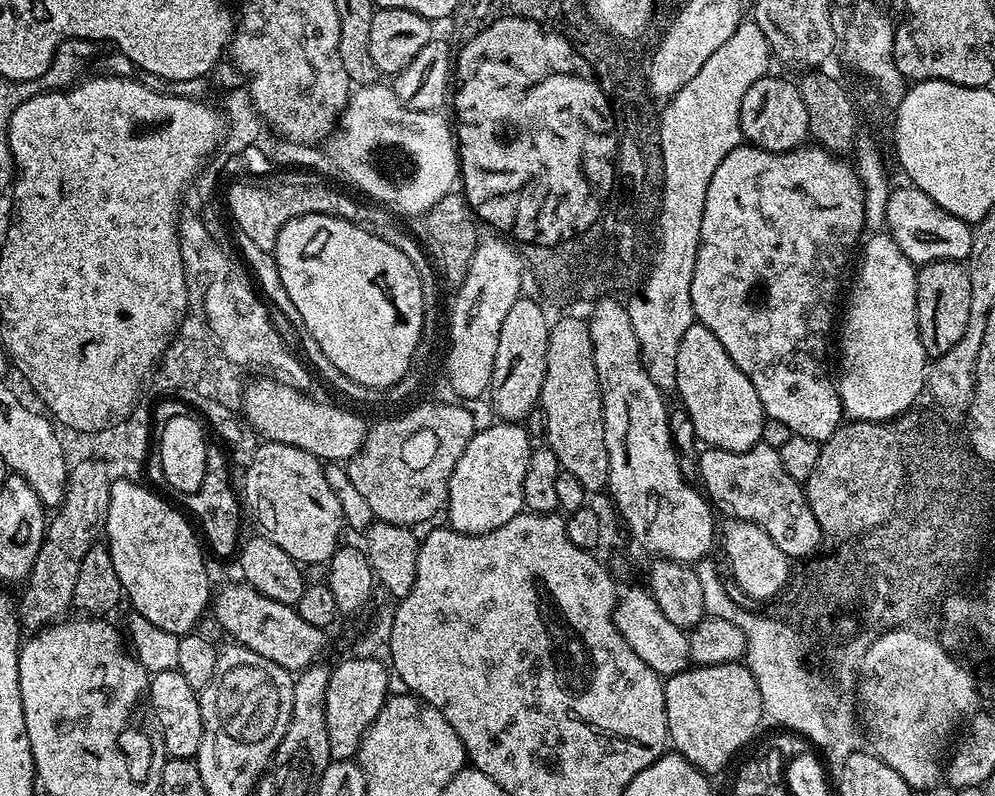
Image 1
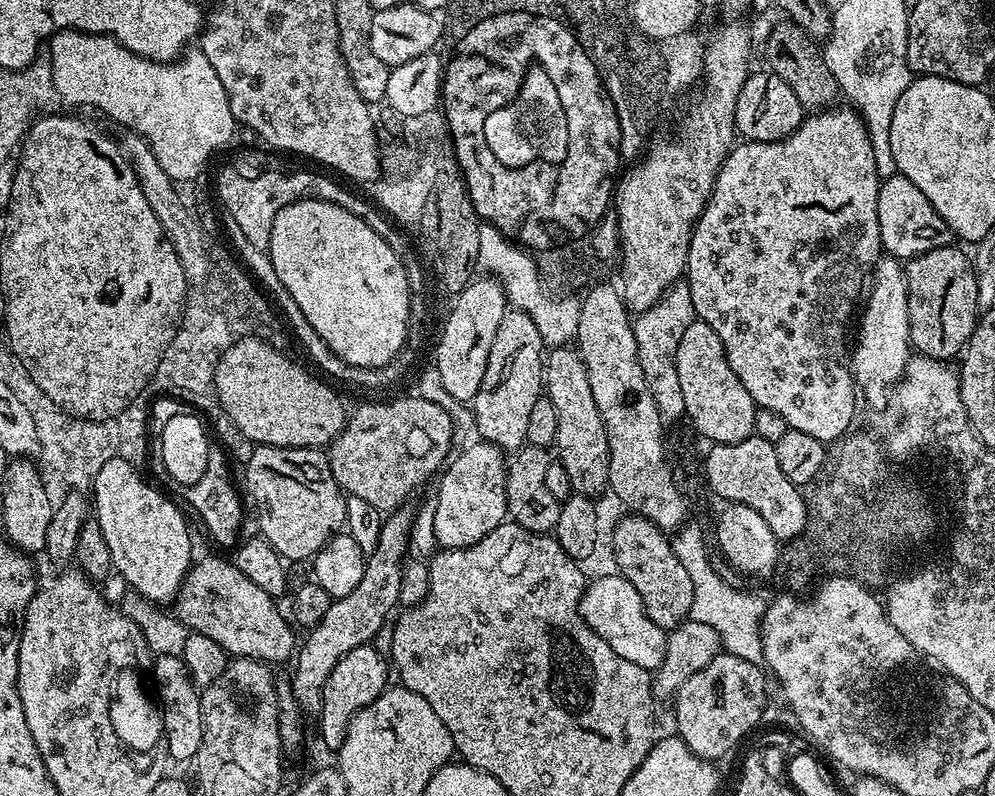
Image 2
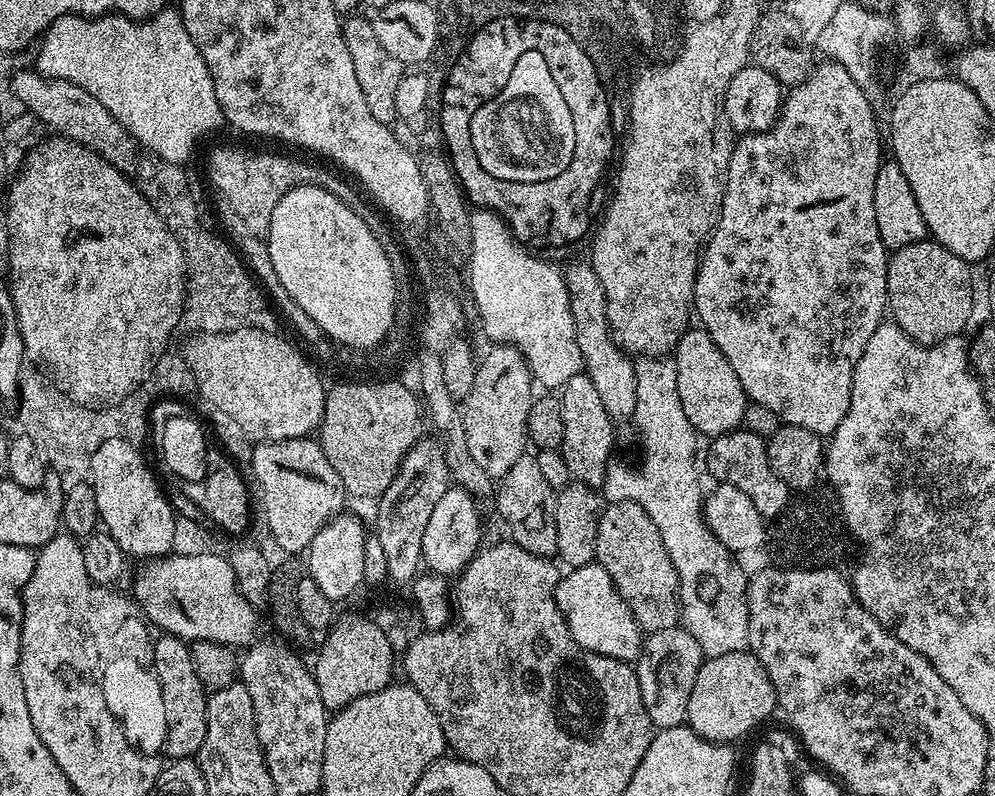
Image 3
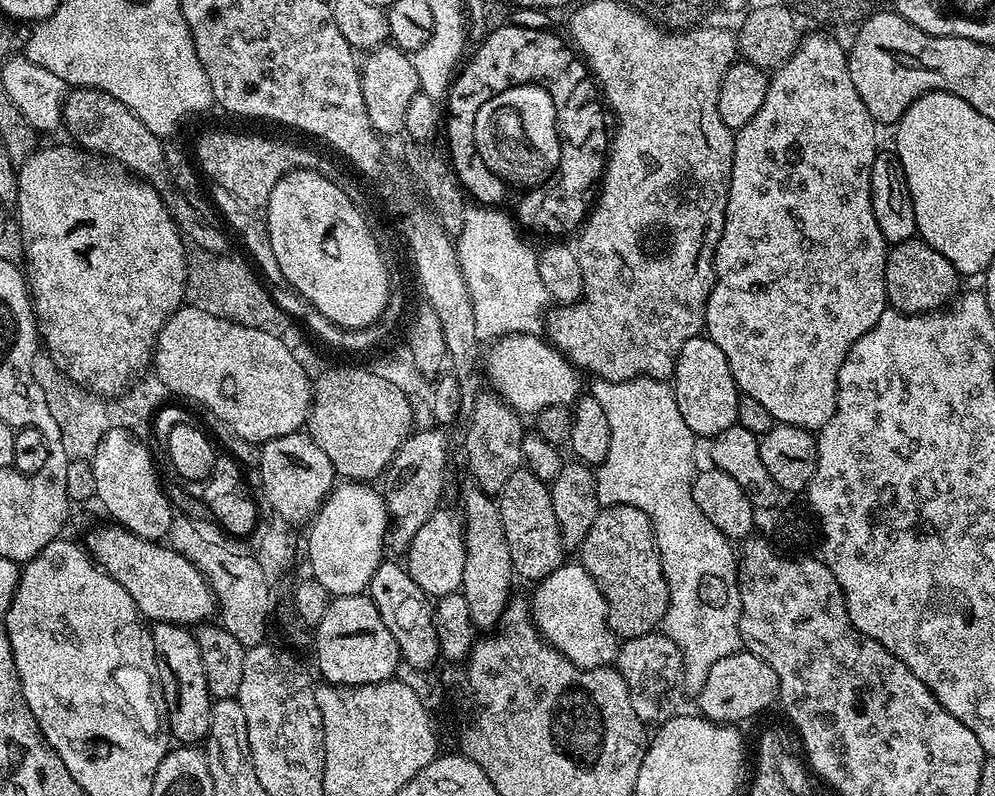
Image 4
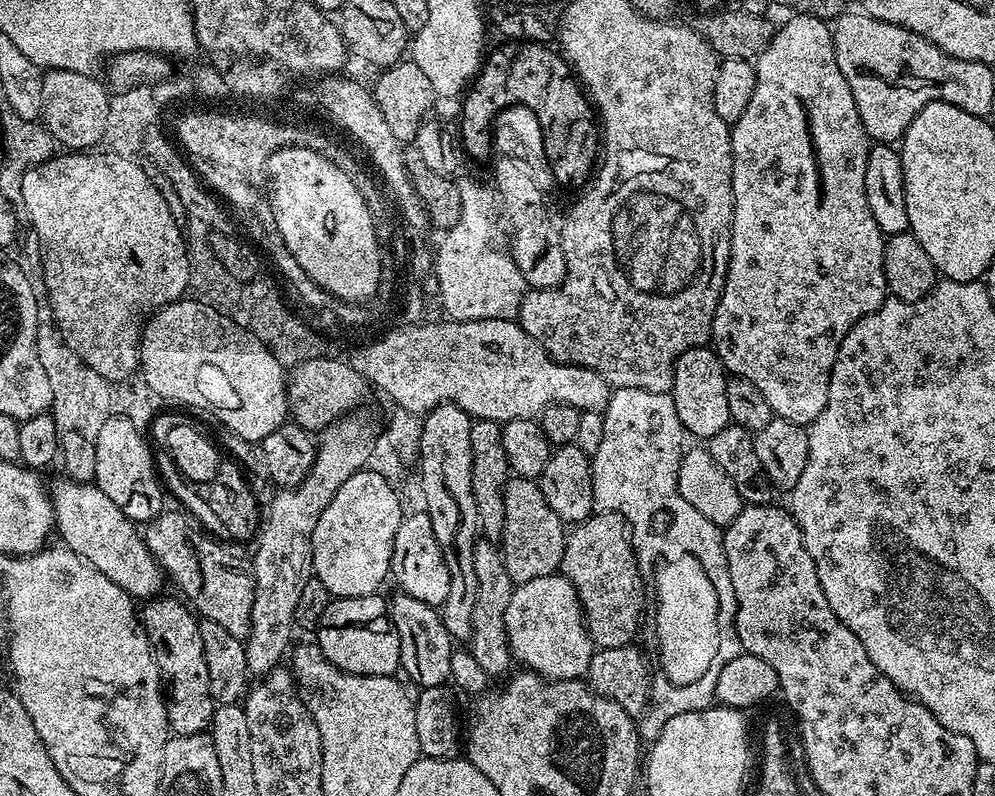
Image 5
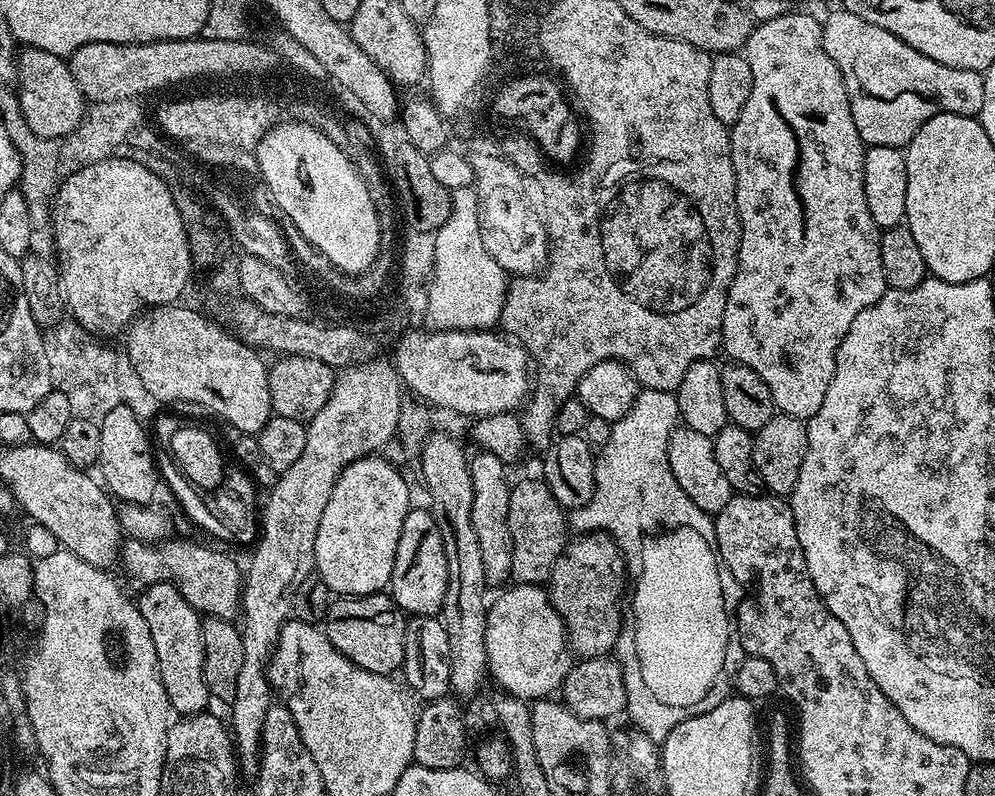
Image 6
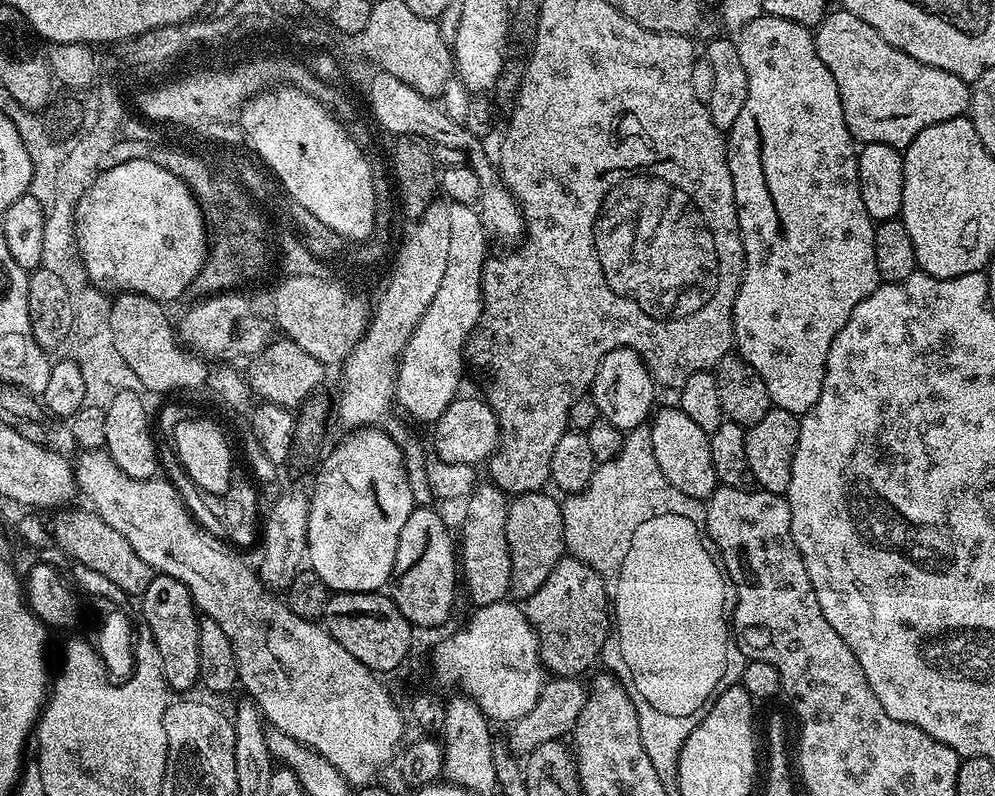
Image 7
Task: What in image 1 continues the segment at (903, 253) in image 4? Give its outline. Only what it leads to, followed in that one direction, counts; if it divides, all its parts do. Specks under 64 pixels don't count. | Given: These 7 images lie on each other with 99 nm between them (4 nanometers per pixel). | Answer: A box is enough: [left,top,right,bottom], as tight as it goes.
[917,260,970,359]

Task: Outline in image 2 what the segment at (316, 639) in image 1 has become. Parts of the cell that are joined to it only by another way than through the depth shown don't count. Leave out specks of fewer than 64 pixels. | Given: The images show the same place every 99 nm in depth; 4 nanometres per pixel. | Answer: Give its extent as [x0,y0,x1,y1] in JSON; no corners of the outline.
[174,556,298,666]

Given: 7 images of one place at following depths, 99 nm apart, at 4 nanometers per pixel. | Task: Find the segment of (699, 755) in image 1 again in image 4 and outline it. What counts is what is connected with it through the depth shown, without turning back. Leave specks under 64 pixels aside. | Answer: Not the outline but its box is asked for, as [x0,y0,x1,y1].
[698,650,780,725]

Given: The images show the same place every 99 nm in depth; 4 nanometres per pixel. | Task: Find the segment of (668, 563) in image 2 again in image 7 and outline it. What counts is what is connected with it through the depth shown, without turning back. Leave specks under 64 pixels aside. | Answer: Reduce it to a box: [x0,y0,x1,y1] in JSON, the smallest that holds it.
[523,554,610,677]

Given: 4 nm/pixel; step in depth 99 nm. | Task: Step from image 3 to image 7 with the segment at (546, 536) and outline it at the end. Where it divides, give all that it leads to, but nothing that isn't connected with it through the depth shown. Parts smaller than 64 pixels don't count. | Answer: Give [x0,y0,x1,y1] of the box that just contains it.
[506,491,566,601]

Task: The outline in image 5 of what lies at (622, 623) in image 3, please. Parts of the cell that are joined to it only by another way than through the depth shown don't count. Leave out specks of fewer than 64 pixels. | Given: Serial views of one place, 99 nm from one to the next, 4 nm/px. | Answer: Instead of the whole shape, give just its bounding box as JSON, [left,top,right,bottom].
[505,574,594,680]

